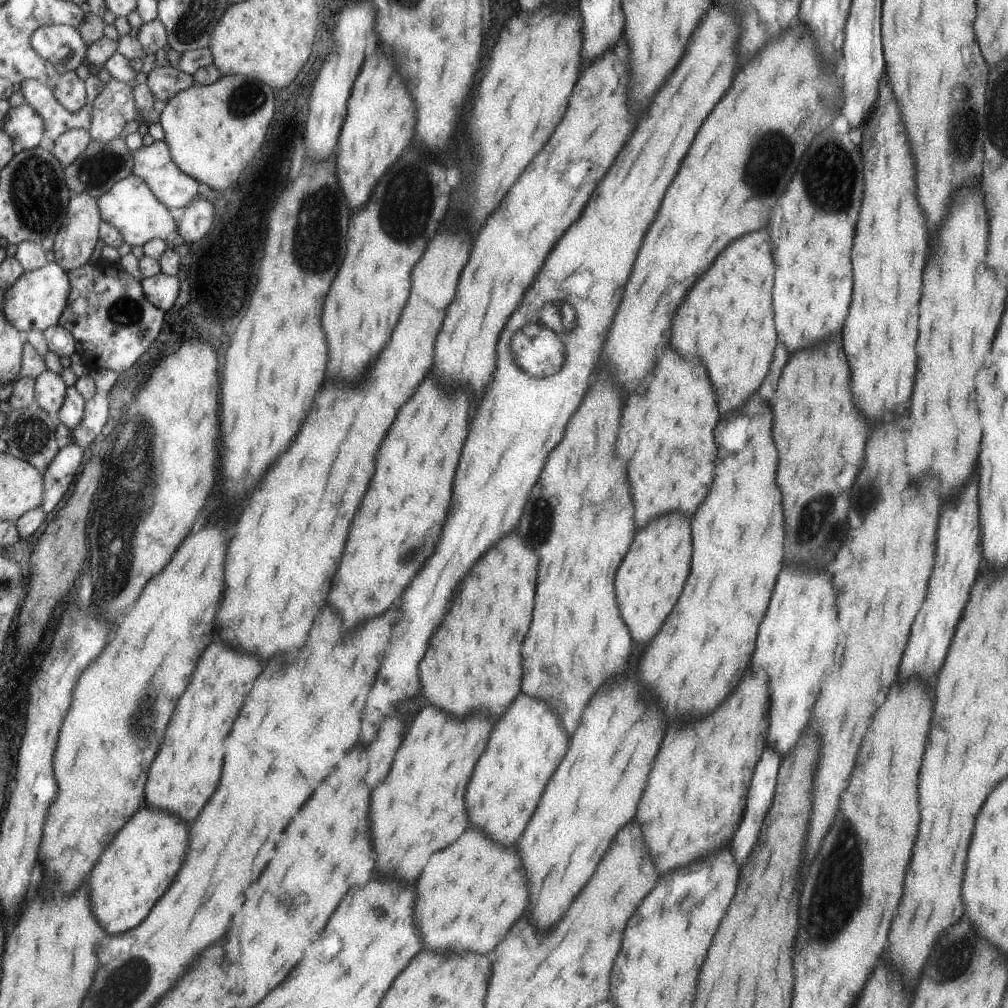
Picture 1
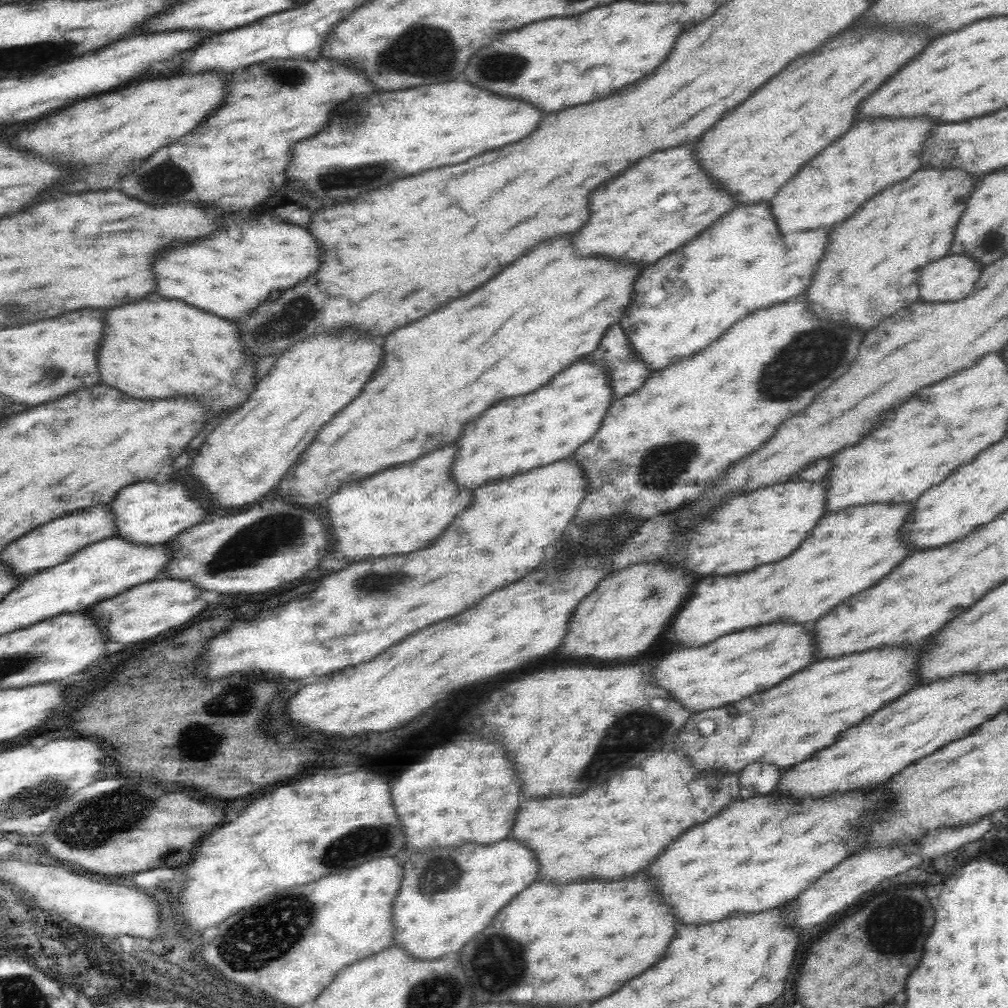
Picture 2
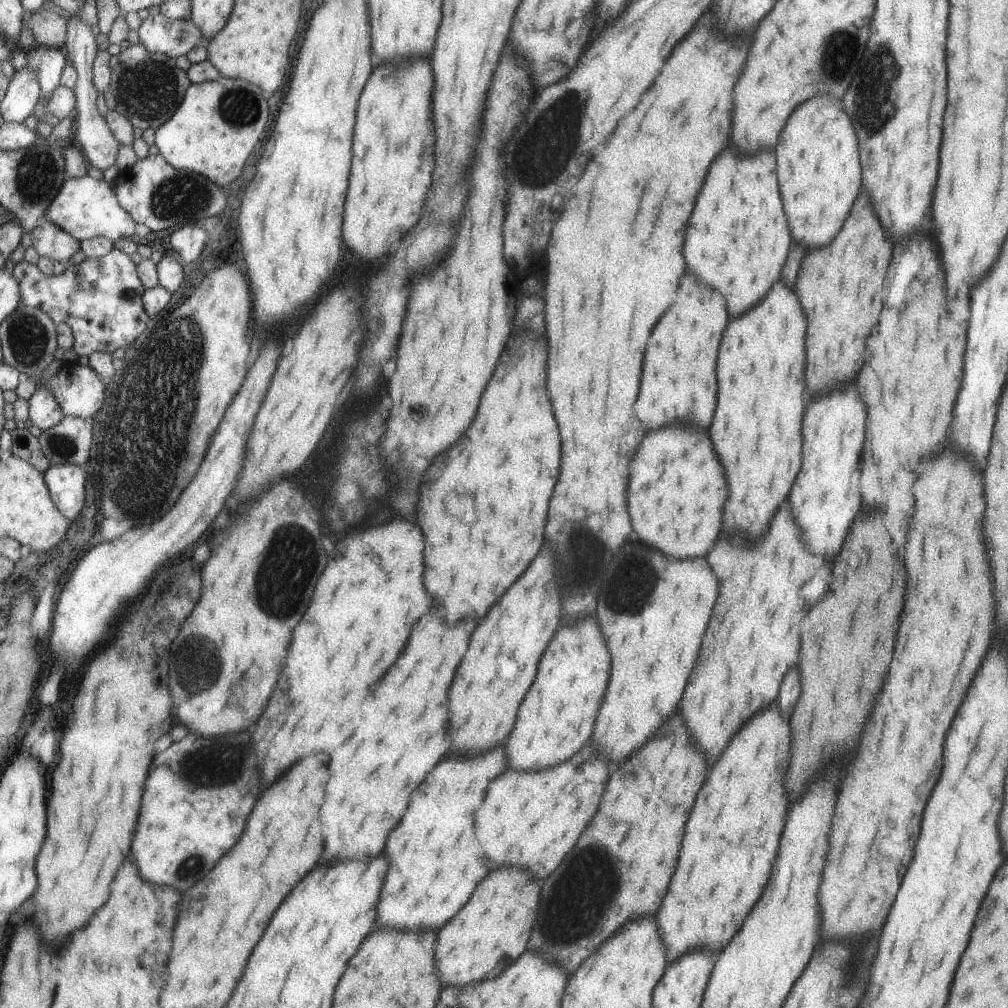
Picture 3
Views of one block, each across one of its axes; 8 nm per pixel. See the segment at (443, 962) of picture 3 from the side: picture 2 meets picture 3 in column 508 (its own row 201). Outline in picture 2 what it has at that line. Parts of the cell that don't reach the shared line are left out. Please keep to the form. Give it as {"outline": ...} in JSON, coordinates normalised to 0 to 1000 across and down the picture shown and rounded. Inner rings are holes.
{"outline":[[[919,167],[860,198],[847,214],[827,226],[825,234],[821,234],[817,258],[810,264],[805,281],[798,289],[804,309],[810,310],[813,317],[829,317],[833,321],[841,321],[843,325],[865,327],[873,321],[873,317],[885,313],[889,308],[913,300],[912,283],[909,281],[911,273],[925,259],[941,252],[944,232],[966,183],[968,179],[964,179],[956,169]]]}

